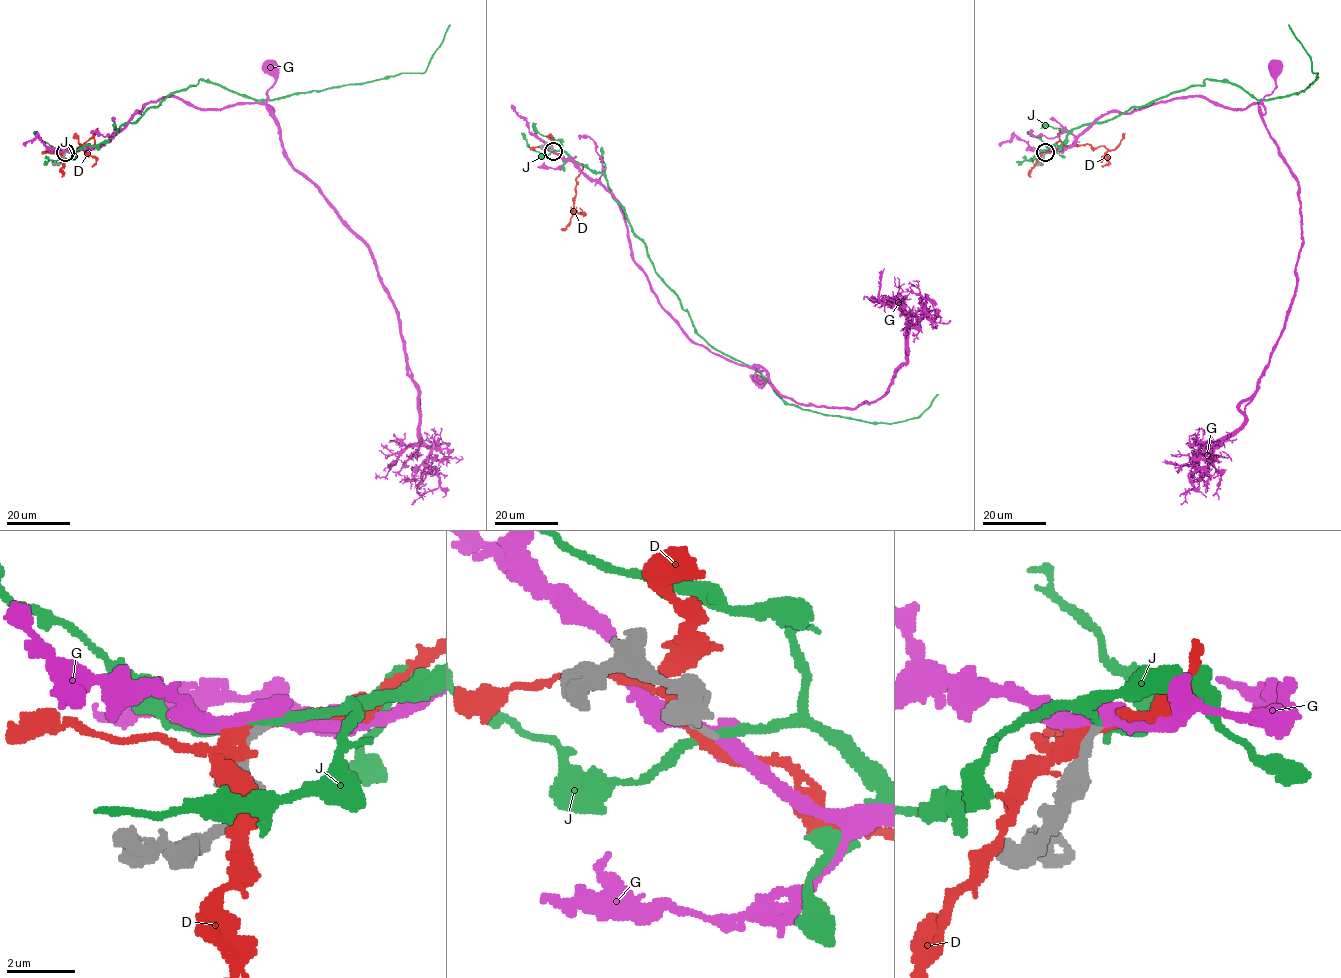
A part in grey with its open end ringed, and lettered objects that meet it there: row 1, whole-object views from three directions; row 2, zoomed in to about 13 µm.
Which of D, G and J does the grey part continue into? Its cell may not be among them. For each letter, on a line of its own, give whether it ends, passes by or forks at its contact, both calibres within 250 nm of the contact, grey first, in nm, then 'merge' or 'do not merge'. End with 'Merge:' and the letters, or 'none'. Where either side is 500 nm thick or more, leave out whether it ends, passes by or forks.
D: 500/360 nm | do not merge
G: it passes by | 220/480 nm | merge
J: it passes by | 160/240 nm | do not merge
Merge: G

